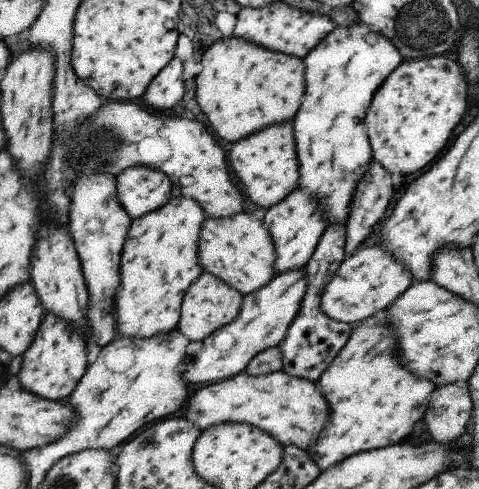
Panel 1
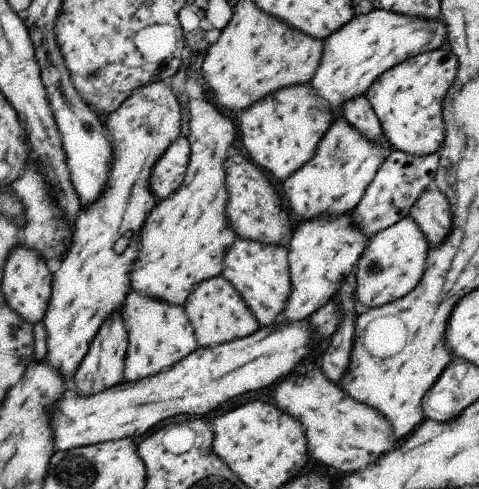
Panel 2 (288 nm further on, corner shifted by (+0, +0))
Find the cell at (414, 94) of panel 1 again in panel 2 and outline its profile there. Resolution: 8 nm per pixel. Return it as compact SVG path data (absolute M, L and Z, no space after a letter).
M431 50L413 60L405 60L389 72L381 74L371 88L365 92L373 112L381 120L381 130L385 140L393 150L405 152L409 156L429 156L441 148L443 140L443 116L441 116L441 98L449 86L453 86L457 60L449 50Z

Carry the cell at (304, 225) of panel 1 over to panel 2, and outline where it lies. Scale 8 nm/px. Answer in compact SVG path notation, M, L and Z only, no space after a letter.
M337 118L321 138L315 156L281 184L291 208L291 216L301 224L317 216L341 216L353 212L391 150L393 146L389 140L373 142L353 128L345 118Z

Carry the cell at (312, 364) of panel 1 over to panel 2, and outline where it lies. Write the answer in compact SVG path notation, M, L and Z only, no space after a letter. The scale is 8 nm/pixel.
M391 150L387 160L383 162L381 170L377 172L375 180L369 184L367 192L351 212L353 224L363 230L369 238L377 232L383 232L385 228L397 224L401 218L409 216L409 210L413 202L425 192L427 188L433 186L435 172L439 166L439 154L429 154L429 156L409 156L399 150Z

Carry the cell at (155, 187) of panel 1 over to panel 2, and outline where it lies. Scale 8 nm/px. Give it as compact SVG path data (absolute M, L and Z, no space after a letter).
M179 136L157 160L153 174L149 178L157 202L169 198L173 192L177 192L177 188L181 188L181 184L185 182L189 160L191 160L191 144L187 138Z

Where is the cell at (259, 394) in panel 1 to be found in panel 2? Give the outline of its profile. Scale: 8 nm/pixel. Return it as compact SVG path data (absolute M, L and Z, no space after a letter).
M321 370L289 374L275 386L271 398L275 398L275 406L279 410L291 414L303 424L313 458L339 472L365 468L381 454L393 450L395 440L389 420L381 416L381 412L349 398L349 394L341 386L335 386Z

